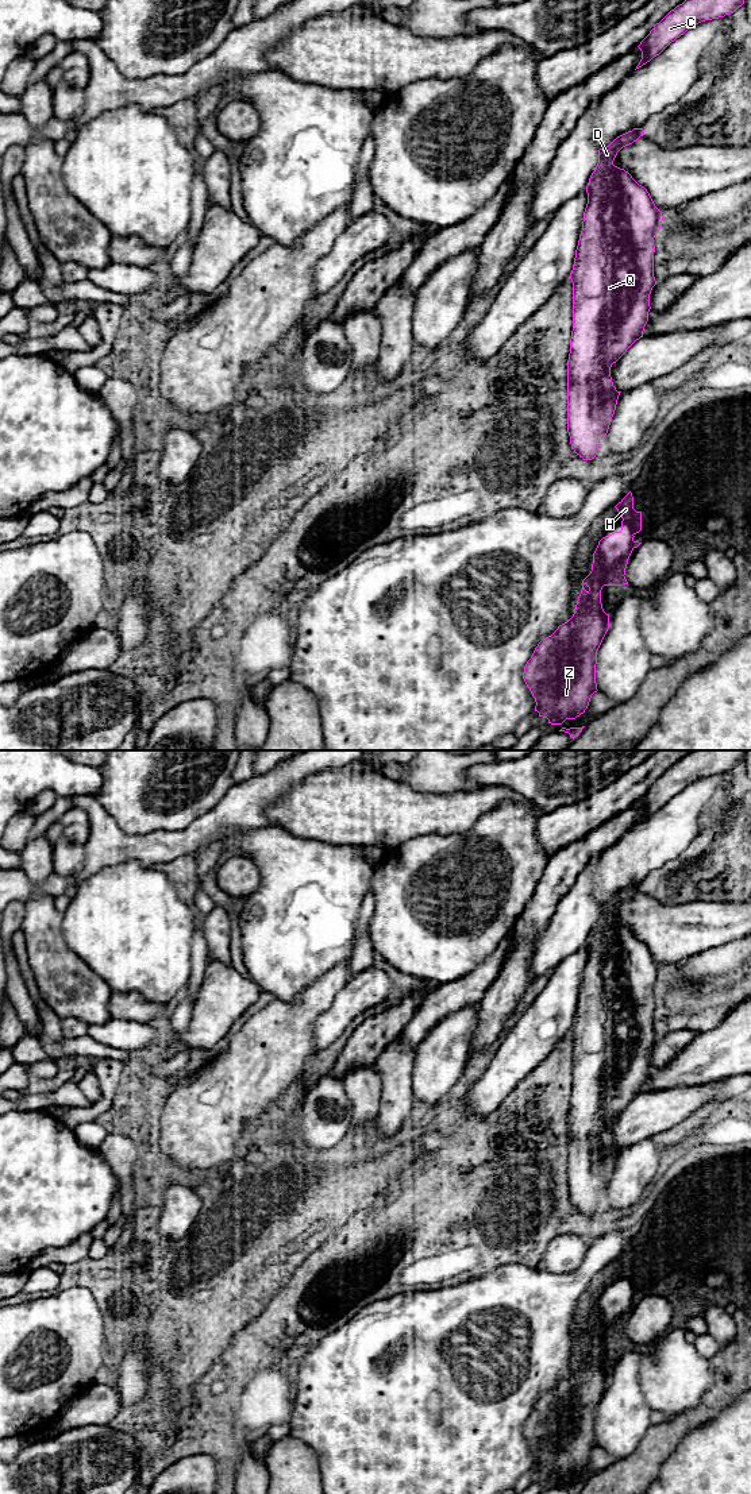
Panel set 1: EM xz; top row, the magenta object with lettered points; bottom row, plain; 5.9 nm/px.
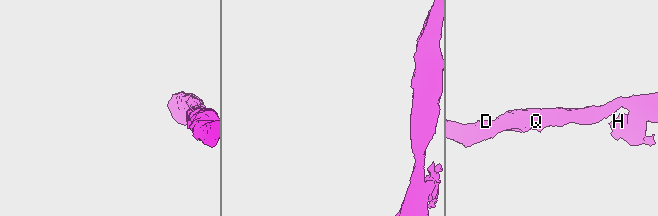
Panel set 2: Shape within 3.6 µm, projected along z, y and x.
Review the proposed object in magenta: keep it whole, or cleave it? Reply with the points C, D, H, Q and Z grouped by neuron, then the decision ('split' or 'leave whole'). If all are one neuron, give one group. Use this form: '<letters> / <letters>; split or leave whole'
C D Q Z / H; split

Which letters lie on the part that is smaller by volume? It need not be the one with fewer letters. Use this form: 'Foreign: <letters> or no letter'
Foreign: H

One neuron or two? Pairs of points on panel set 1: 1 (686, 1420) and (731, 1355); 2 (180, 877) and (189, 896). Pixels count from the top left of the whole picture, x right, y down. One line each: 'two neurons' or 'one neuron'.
1: one neuron
2: one neuron

